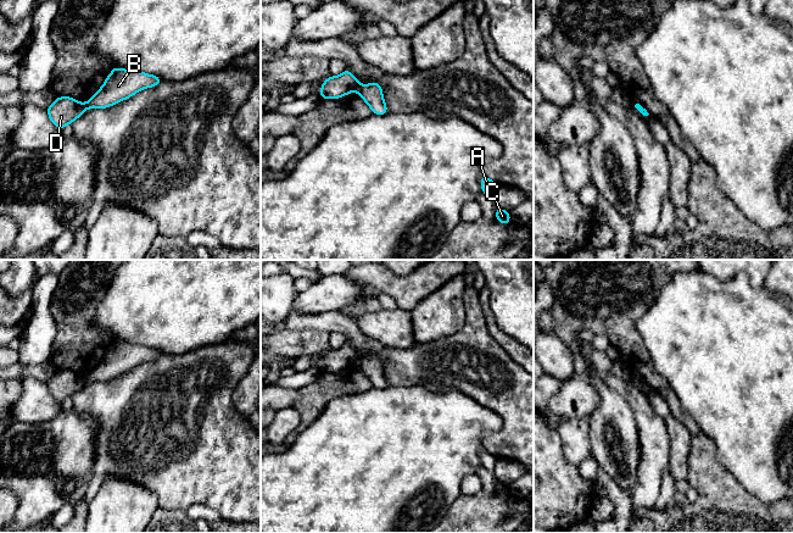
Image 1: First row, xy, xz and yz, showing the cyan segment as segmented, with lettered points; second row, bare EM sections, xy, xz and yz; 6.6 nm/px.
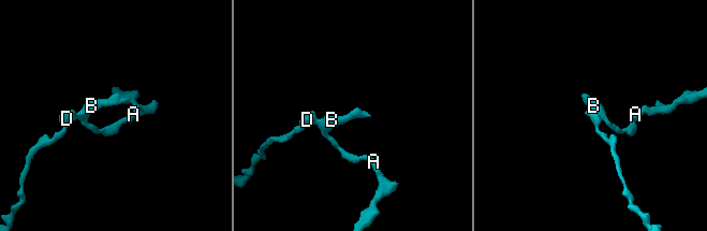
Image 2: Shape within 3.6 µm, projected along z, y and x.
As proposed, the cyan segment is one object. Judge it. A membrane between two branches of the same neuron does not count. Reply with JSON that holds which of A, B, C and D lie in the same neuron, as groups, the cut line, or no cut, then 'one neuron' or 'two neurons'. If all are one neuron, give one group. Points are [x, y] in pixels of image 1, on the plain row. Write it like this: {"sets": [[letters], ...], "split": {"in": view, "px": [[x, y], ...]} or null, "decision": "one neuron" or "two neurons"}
{"sets": [["A", "B", "C"], ["D"]], "split": {"in": "xz", "px": [[358, 357], [356, 362]]}, "decision": "two neurons"}

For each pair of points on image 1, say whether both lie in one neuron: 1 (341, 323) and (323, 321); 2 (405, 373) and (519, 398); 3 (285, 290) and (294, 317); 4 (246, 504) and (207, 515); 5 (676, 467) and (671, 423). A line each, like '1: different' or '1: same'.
1: same
2: same
3: different
4: different
5: same

